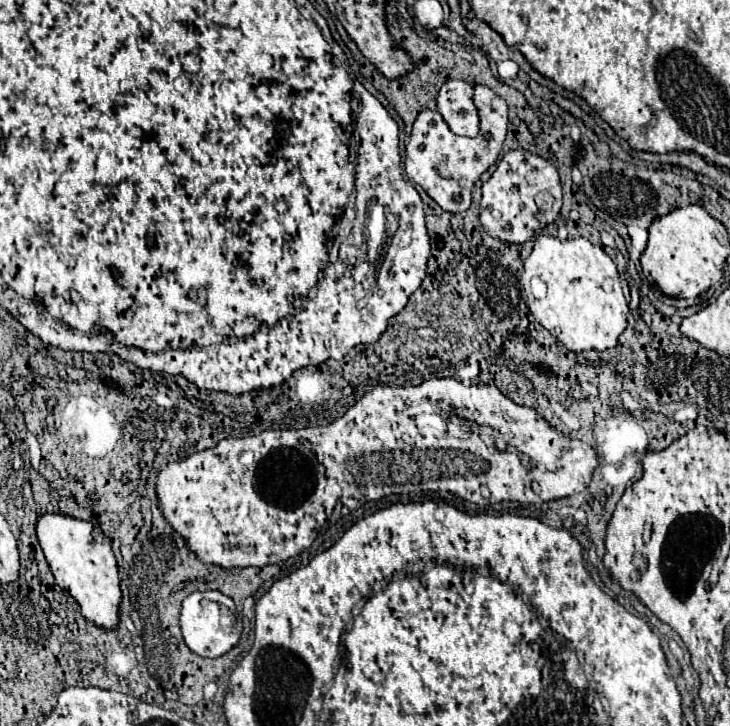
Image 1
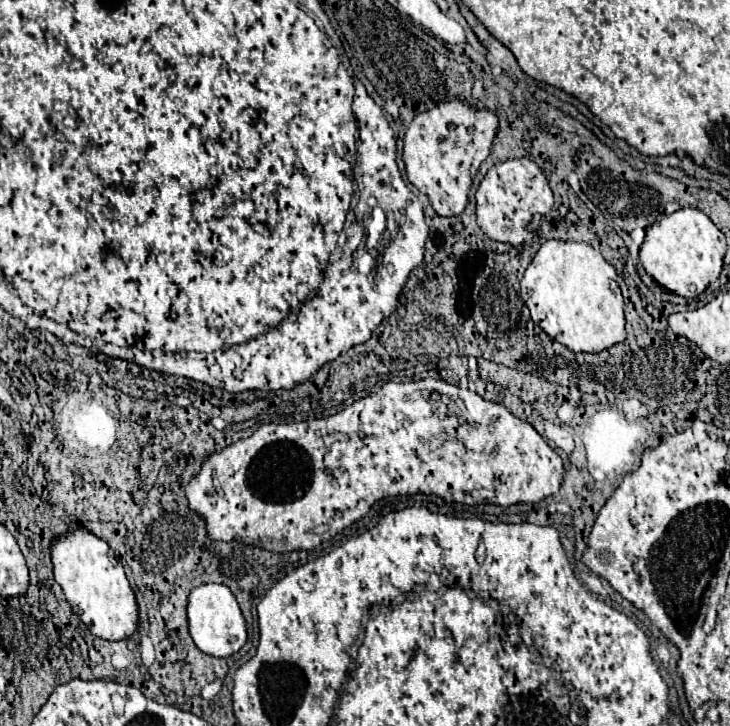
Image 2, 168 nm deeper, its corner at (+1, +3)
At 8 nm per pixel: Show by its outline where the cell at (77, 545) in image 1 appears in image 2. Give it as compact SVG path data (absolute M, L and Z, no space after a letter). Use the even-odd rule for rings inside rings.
M70 529L52 539L52 565L56 583L62 587L66 601L80 607L80 619L102 639L120 641L134 635L138 627L138 605L124 575L122 563L104 539L98 539L88 529Z

